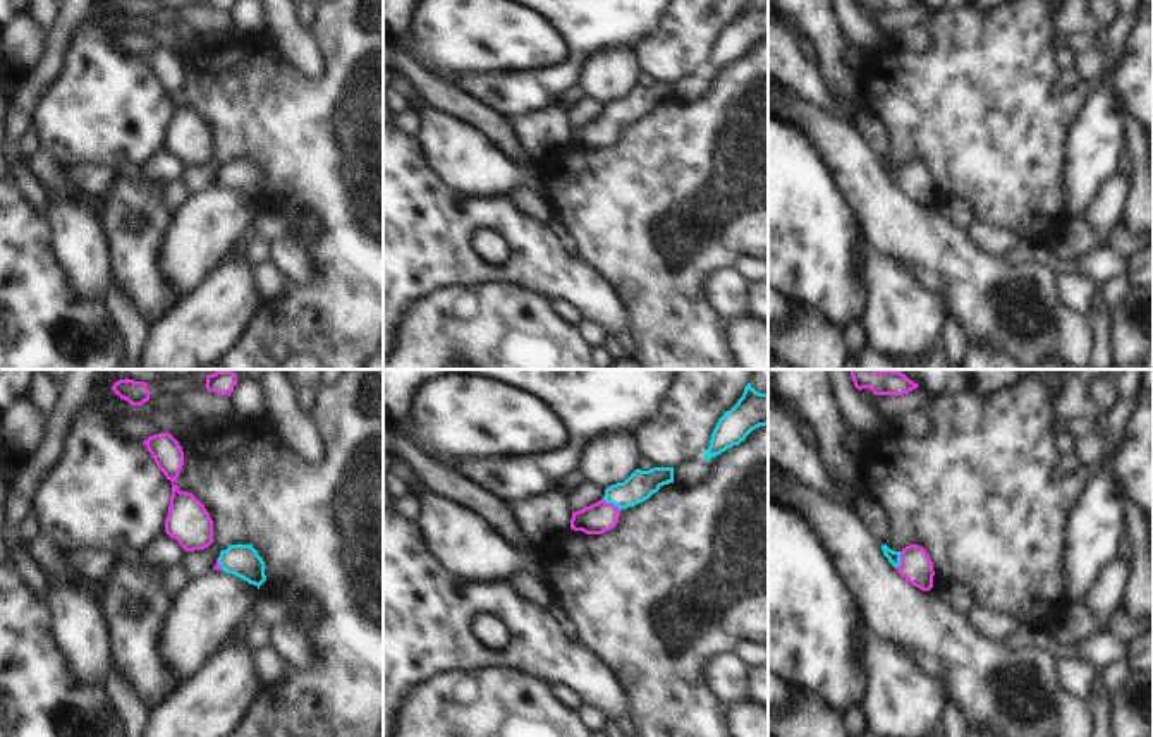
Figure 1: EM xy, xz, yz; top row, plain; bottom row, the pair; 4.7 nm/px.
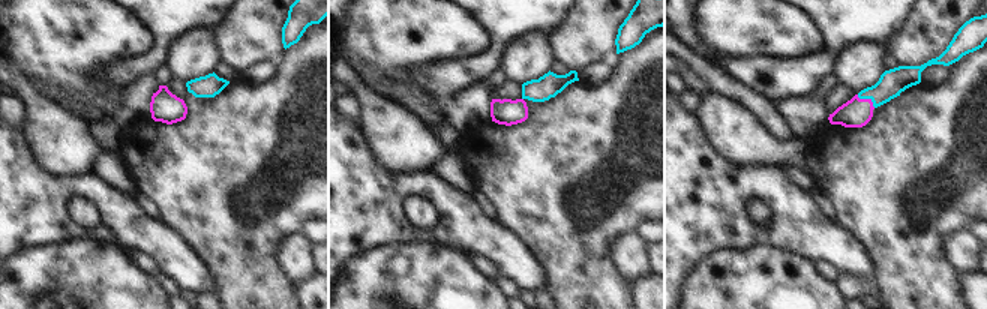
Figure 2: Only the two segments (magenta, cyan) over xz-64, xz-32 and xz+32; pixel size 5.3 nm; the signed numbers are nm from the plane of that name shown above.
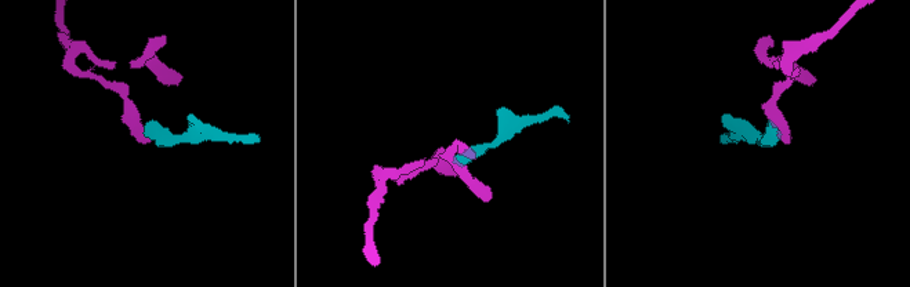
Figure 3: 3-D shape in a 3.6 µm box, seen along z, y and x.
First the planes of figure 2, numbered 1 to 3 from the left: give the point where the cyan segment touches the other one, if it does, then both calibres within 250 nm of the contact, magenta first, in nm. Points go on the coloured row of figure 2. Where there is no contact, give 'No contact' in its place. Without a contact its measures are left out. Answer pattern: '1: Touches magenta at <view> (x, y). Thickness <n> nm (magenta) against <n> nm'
1: No contact
2: No contact
3: Touches magenta at xz+32 (867, 99). Thickness 160 nm (magenta) against 140 nm

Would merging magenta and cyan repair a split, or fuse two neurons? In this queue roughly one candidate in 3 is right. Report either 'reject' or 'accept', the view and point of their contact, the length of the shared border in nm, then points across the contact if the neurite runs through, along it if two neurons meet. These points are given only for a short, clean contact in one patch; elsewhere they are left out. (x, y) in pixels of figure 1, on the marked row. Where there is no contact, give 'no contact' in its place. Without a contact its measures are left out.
accept; contact xz (612, 504); length 110 nm; way xz (598, 517), (612, 504), (640, 485)

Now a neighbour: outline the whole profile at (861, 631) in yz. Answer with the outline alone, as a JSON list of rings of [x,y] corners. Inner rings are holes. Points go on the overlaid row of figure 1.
[[[859,612],[859,624],[854,630],[854,637],[852,637],[852,660],[857,661],[859,655],[864,651],[864,639],[868,636],[868,625],[866,620],[863,618],[861,612]]]

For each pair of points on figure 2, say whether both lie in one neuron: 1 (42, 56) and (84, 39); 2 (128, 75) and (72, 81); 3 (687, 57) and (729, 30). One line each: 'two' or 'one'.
1: one
2: two
3: two

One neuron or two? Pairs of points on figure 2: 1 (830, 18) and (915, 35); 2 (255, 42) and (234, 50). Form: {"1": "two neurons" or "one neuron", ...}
{"1": "two neurons", "2": "one neuron"}

